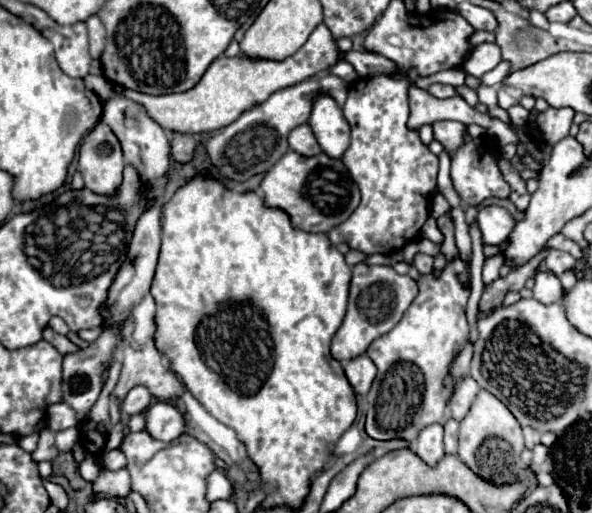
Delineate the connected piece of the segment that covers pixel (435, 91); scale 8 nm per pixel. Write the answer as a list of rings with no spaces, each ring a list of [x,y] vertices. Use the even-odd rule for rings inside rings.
[[[436,83],[428,89],[430,95],[438,97],[438,99],[448,99],[448,97],[454,97],[456,95],[456,89],[452,85],[442,85],[442,83]]]

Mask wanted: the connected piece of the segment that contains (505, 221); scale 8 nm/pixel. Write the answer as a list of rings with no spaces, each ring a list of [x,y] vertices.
[[[498,205],[482,207],[478,213],[478,223],[482,231],[482,241],[490,245],[502,243],[516,225],[514,217],[504,207],[498,207]]]

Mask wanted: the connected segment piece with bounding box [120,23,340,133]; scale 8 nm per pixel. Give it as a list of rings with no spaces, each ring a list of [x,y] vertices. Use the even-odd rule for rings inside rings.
[[[320,23],[308,41],[284,61],[268,61],[268,59],[252,59],[246,55],[236,57],[218,57],[206,69],[204,77],[184,93],[172,95],[144,95],[138,91],[122,89],[120,93],[138,101],[146,107],[148,115],[164,129],[182,131],[182,133],[204,133],[216,131],[230,123],[234,123],[244,111],[264,103],[272,93],[298,85],[304,79],[310,79],[322,71],[328,71],[332,65],[340,61],[340,49],[336,39],[332,37],[330,29]]]

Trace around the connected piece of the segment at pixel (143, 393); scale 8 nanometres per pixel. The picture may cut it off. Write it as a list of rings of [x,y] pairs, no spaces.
[[[136,385],[124,399],[122,409],[128,415],[136,415],[136,413],[144,413],[152,403],[152,395],[144,385]]]

